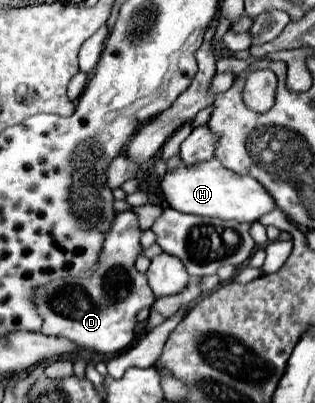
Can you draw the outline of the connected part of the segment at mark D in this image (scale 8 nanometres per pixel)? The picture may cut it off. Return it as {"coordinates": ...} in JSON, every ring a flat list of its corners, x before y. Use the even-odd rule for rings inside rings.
{"coordinates":[[133,211,119,213,113,219,109,231,105,233,103,249,101,249,101,255,99,255,99,265,87,279,63,277,63,279,55,279,55,281,47,283,45,287,33,289,33,305,37,307,37,313,43,317,43,327,41,327,43,335,65,337,71,343,75,343,75,345,79,345,79,347,83,347,91,353,101,353,101,355,123,351,131,345,131,341,135,337,137,313,143,307,151,307,153,301,155,301,155,295,151,293,151,289,147,285,147,277,135,271,135,259,143,251,141,233,143,231,141,231,137,215]]}

